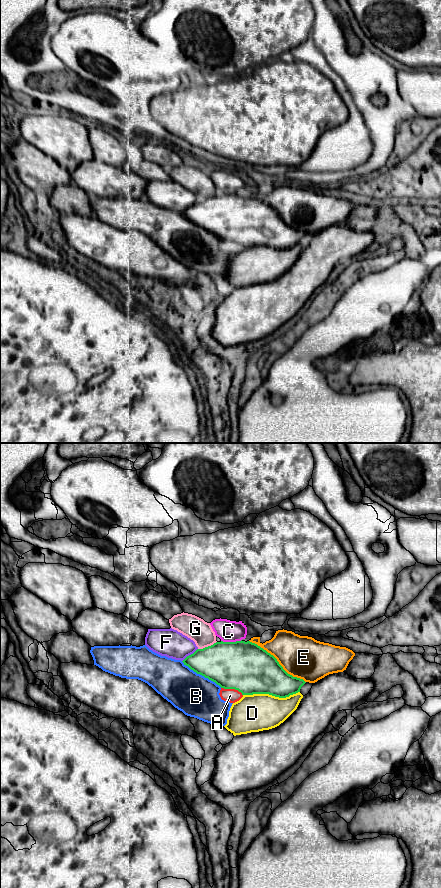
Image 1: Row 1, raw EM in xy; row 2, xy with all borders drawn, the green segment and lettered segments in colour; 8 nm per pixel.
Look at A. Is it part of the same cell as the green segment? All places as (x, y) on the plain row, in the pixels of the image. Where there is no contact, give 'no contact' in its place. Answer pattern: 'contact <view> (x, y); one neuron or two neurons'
contact xy (232, 240); one neuron

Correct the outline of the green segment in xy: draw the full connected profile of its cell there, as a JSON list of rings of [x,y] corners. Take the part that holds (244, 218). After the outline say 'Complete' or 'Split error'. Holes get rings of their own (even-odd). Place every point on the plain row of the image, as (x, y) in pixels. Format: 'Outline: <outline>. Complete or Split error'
Outline: [[[250,193],[216,194],[197,201],[182,214],[197,226],[219,237],[221,251],[230,255],[239,253],[244,247],[253,246],[286,250],[300,244],[306,235],[303,231],[288,226],[273,207]]]. Split error

